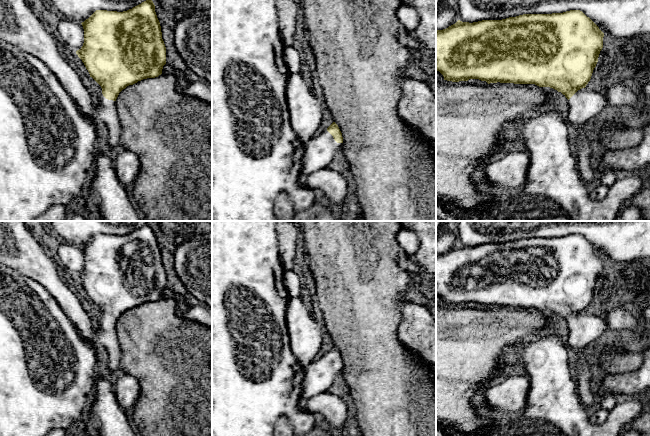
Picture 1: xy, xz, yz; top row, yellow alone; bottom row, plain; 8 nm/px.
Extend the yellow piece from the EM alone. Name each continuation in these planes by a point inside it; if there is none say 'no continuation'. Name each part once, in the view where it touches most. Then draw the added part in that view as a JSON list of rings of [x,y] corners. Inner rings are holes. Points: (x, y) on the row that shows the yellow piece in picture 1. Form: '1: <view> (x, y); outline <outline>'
1: xz (320, 150); outline [[[327,130],[319,135],[314,135],[304,143],[302,173],[307,176],[322,168],[329,167],[335,154],[342,149],[342,146],[343,143],[337,143]]]

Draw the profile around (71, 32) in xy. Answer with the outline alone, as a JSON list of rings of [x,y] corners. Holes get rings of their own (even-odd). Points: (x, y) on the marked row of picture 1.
[[[61,17],[57,31],[61,40],[71,49],[77,51],[84,43],[84,29],[80,22]]]

